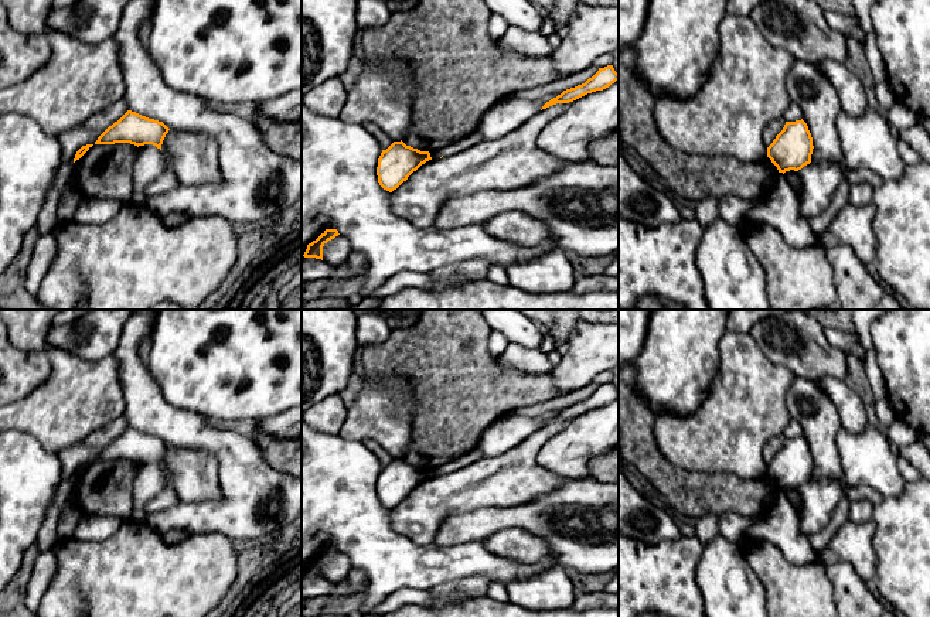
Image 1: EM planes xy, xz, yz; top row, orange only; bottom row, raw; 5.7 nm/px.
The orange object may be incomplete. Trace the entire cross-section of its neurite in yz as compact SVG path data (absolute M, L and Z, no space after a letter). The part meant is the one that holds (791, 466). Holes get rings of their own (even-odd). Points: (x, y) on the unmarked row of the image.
M801 437L786 439L783 447L767 464L767 474L779 490L798 488L811 480L813 454L807 440Z

